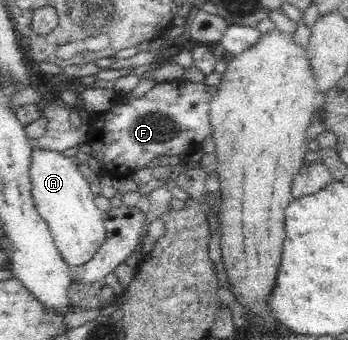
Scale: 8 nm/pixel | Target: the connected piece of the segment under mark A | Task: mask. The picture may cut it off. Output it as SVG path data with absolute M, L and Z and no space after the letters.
M42 148L31 151L29 174L37 212L48 224L64 261L71 267L86 263L106 239L103 211L98 209L88 181L71 157L61 151Z

